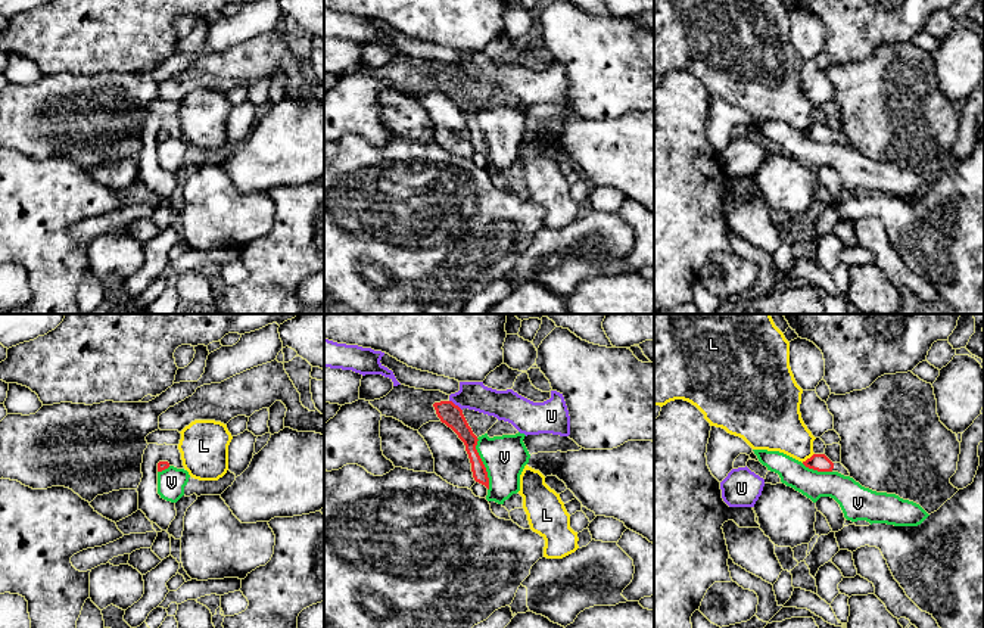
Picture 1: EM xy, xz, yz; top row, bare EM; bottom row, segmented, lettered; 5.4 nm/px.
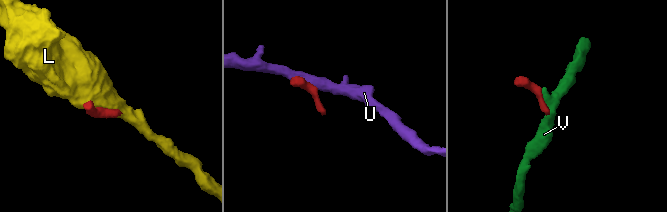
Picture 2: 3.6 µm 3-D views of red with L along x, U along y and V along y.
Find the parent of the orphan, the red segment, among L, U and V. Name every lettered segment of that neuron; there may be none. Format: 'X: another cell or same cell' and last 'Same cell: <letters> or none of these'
L: another cell
U: another cell
V: another cell
Same cell: none of these

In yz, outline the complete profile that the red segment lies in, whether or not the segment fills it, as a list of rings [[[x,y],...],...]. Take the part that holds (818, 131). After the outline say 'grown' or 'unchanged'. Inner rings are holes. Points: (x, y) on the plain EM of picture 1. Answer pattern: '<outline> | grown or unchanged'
[[[813,124],[803,131],[803,134],[818,142],[838,142],[844,146],[850,146],[848,140],[841,133],[832,133],[825,124]]] | grown

